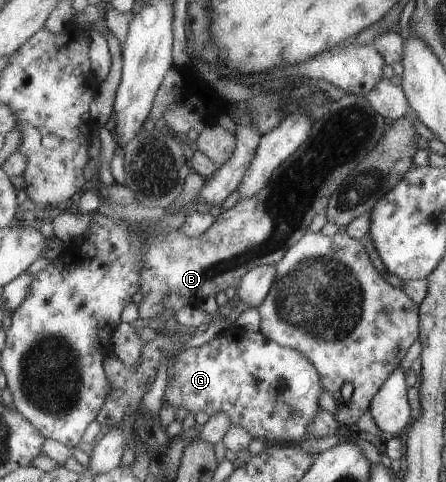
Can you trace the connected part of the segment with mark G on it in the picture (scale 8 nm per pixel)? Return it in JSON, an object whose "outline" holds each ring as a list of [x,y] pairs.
{"outline":[[[229,328],[220,331],[213,339],[200,345],[199,347],[184,348],[175,354],[176,361],[174,363],[174,378],[168,382],[165,388],[165,394],[163,397],[164,403],[173,404],[176,408],[181,406],[189,412],[189,421],[193,414],[200,412],[200,410],[206,412],[212,416],[216,413],[225,412],[230,415],[231,421],[234,425],[240,425],[246,427],[256,438],[265,438],[267,446],[276,443],[294,443],[298,444],[301,440],[308,437],[309,424],[316,418],[317,414],[320,413],[320,406],[318,400],[320,400],[320,394],[322,390],[326,389],[324,383],[321,381],[321,373],[318,372],[317,366],[299,350],[282,346],[278,342],[269,339],[264,336],[263,332],[260,331],[247,331],[244,329]]]}

